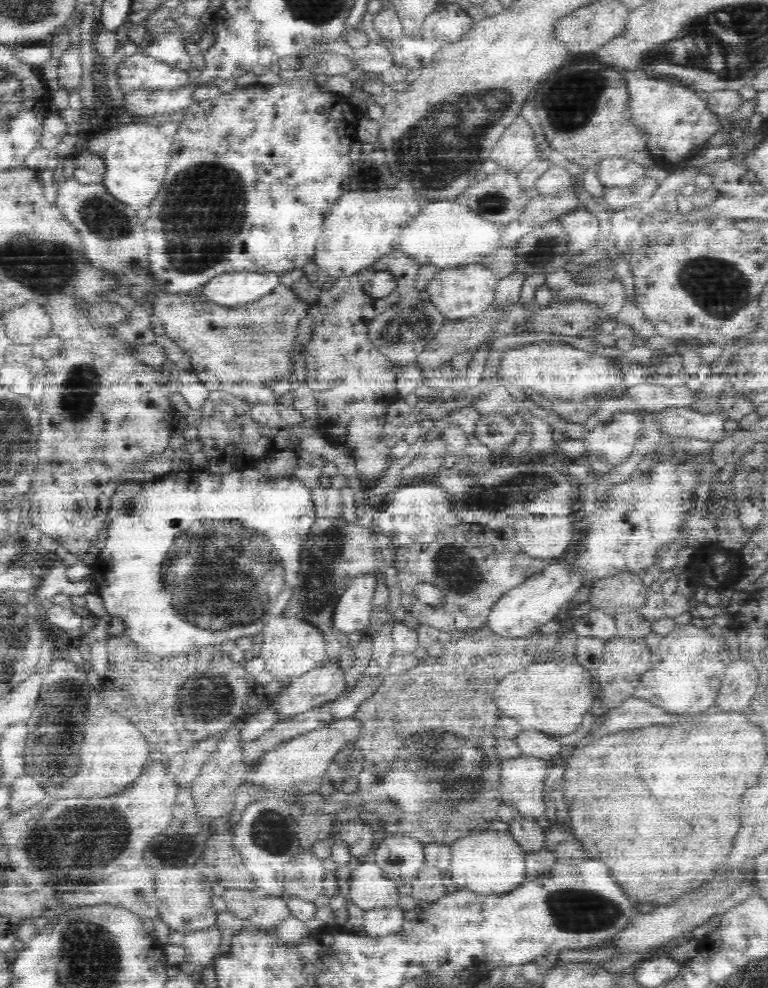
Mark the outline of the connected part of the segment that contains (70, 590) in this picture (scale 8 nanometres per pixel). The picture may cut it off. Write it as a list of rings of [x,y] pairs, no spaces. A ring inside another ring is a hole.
[[[63,560],[49,563],[50,574],[46,574],[42,584],[31,591],[34,598],[43,602],[45,599],[52,600],[52,597],[58,593],[65,593],[69,596],[88,594],[88,588],[93,586],[92,579],[72,583],[66,577],[66,569],[67,566],[64,565]]]

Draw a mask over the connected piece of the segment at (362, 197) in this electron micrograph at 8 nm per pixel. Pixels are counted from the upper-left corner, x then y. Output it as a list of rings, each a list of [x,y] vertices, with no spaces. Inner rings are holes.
[[[382,186],[380,196],[372,194],[372,200],[370,200],[370,190],[366,190],[366,192],[345,191],[344,194],[341,194],[340,200],[334,203],[334,206],[332,206],[325,218],[323,230],[321,231],[321,236],[316,241],[312,259],[330,278],[356,275],[362,268],[368,269],[370,264],[374,264],[386,253],[397,249],[398,238],[402,236],[406,224],[412,218],[420,216],[420,212],[422,212],[420,196],[416,192],[404,192],[398,186]]]

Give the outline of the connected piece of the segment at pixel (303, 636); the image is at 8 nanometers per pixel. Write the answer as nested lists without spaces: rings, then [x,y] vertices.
[[[277,616],[265,623],[262,633],[262,650],[257,655],[257,660],[266,663],[265,670],[272,674],[274,680],[294,680],[301,674],[316,669],[327,659],[324,632],[300,619]]]

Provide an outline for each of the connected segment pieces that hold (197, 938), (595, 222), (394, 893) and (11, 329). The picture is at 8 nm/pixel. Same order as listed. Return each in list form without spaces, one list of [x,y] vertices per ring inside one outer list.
[[[215,925],[187,933],[183,940],[183,946],[190,954],[189,960],[204,966],[213,961],[220,944],[222,944],[222,934]]]
[[[580,208],[565,214],[562,219],[571,238],[569,252],[566,255],[596,243],[600,234],[600,220],[594,212]]]
[[[364,858],[358,867],[351,871],[350,890],[348,890],[348,898],[350,902],[362,909],[363,911],[378,909],[381,907],[392,907],[397,905],[400,894],[397,890],[398,886],[392,878],[384,875],[384,871],[380,869],[378,863],[372,858]]]
[[[28,303],[11,308],[1,314],[6,334],[16,344],[32,344],[39,338],[51,335],[51,322],[44,308]]]

